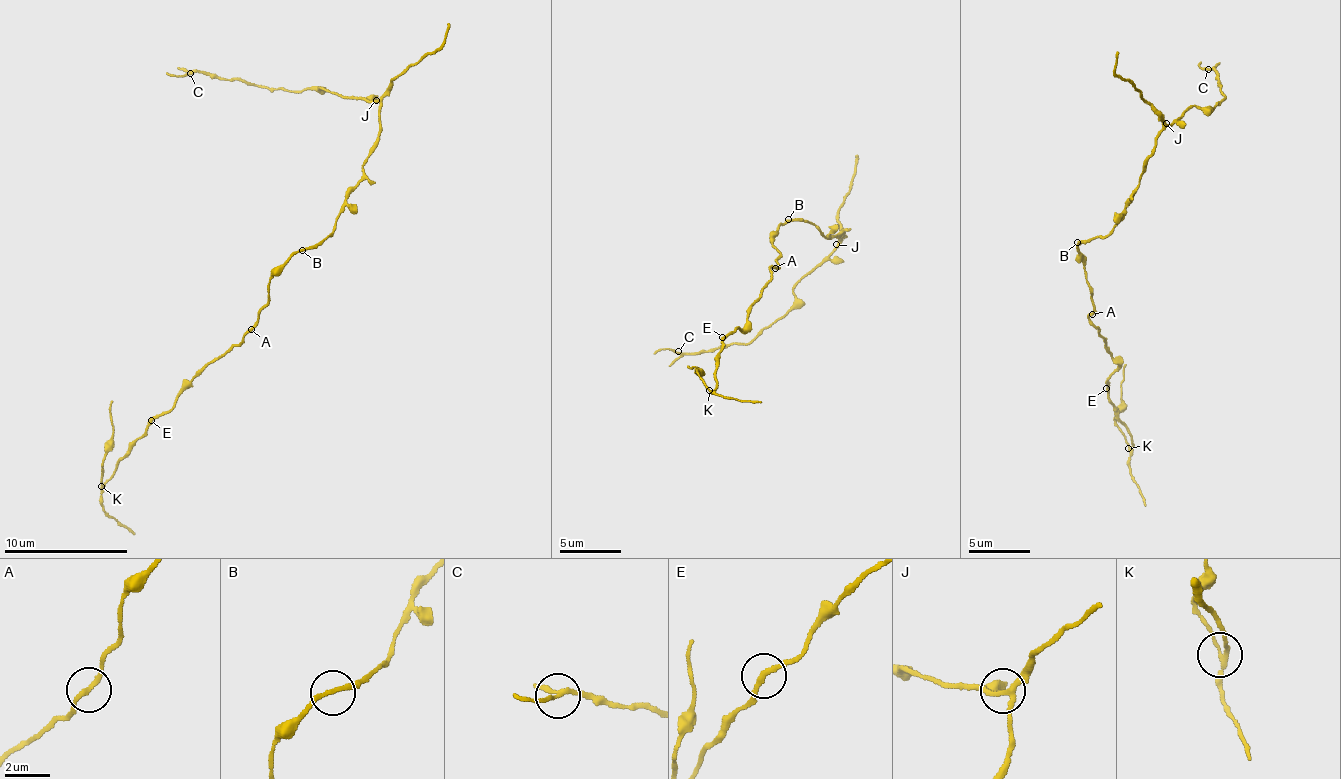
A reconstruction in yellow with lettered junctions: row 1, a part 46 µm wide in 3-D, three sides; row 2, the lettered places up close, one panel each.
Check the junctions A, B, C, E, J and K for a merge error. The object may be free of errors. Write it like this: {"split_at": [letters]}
{"split_at": ["K"]}

